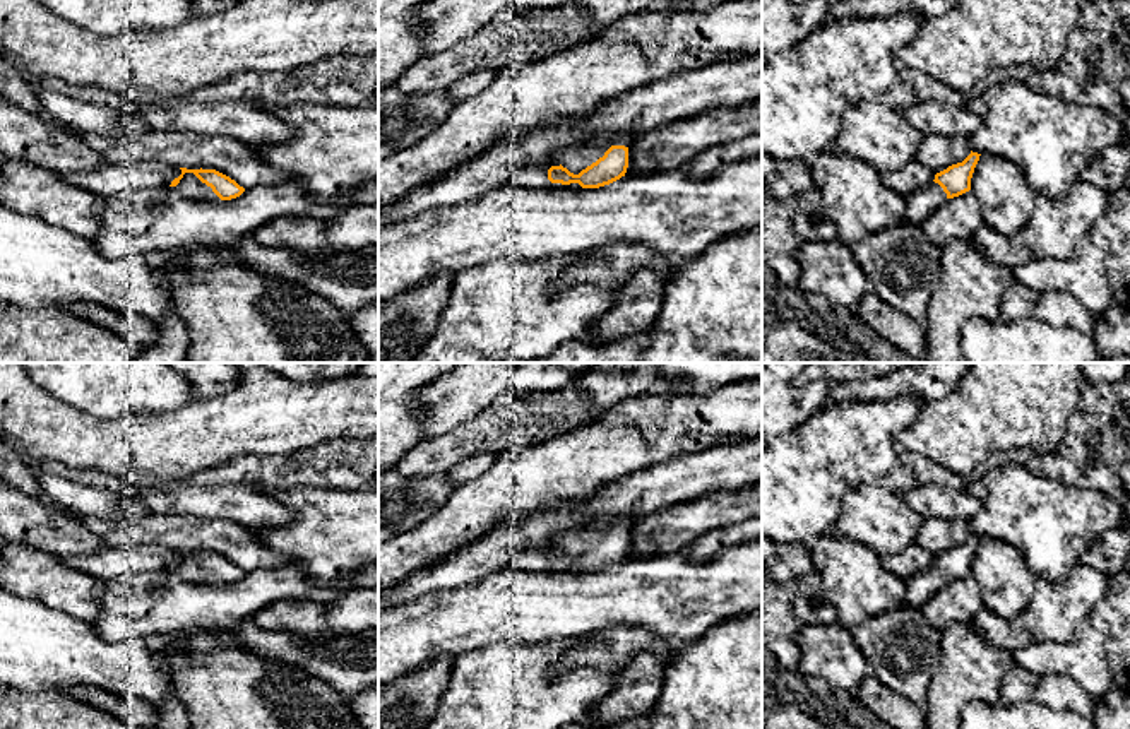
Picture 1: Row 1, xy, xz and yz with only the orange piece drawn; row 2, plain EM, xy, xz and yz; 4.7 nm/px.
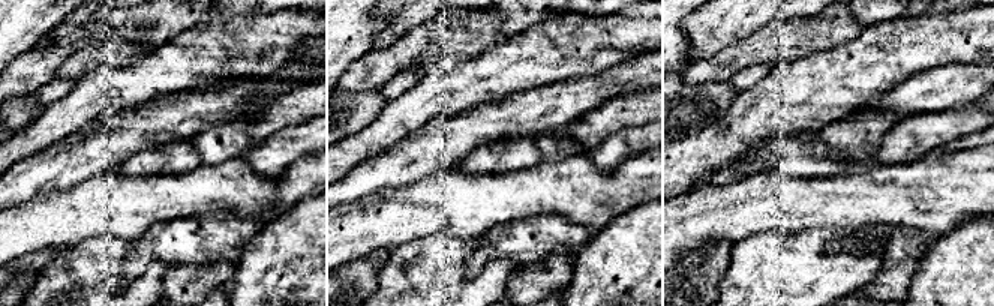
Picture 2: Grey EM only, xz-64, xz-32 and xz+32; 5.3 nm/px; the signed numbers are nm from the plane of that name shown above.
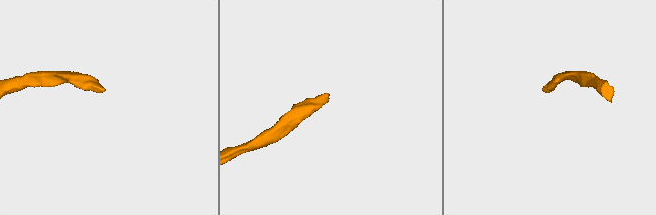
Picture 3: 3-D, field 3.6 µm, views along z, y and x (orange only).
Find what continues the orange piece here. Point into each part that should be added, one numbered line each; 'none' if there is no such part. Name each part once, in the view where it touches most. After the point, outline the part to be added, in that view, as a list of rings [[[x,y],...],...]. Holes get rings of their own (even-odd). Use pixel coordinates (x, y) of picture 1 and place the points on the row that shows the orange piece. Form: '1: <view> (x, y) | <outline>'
1: xz (577, 156) | [[[627,135],[599,139],[599,140],[580,140],[563,147],[562,152],[558,154],[558,161],[570,173],[579,175],[582,169],[586,169],[599,157],[603,157],[611,145],[630,147],[632,142],[633,140]]]

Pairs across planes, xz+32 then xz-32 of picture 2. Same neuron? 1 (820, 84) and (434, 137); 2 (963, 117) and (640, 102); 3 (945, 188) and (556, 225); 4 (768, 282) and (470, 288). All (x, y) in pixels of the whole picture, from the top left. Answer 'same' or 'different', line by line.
1: different
2: same
3: different
4: same

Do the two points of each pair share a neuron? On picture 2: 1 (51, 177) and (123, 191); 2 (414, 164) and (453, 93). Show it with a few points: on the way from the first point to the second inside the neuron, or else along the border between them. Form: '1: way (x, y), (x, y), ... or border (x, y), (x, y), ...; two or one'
1: border (113, 168), (65, 189), (47, 192); two
2: border (474, 110), (440, 117), (410, 138); two

